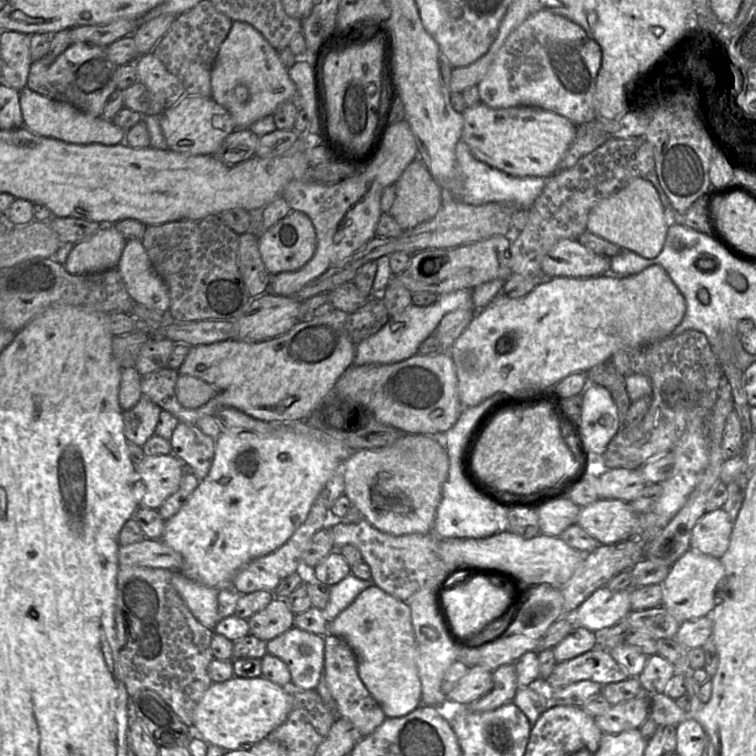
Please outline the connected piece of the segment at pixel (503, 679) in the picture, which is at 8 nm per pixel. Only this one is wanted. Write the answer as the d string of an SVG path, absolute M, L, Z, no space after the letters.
M505 664L492 672L491 690L481 698L468 703L466 708L472 712L488 712L512 702L519 686L514 664Z

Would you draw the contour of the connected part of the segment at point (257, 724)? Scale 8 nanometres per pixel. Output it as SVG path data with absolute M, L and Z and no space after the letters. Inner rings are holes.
M263 677L231 679L212 683L193 715L194 734L225 751L248 747L265 739L288 717L292 708L291 690Z

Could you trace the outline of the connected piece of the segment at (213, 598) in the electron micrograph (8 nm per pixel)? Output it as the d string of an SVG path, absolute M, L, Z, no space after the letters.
M177 570L171 573L171 583L194 617L209 629L214 629L218 618L218 589L197 583Z

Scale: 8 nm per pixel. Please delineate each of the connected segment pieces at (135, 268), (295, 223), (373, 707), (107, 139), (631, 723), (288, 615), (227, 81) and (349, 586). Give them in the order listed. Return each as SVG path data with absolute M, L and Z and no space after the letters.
M140 240L126 241L115 269L137 304L168 316L170 296L167 285L153 267Z
M291 211L272 227L258 235L258 250L270 275L301 269L313 257L317 247L316 230L310 218L303 212Z
M326 634L324 648L324 676L327 687L335 702L335 714L352 722L362 737L369 736L386 719L386 716L366 688L358 674L358 664L351 646L342 638Z
M28 86L19 91L23 126L33 133L73 144L99 143L116 145L124 142L126 130L103 118L90 116L70 103L41 95Z
M645 694L612 705L601 716L594 717L596 725L605 734L618 734L639 727L648 719L650 713L650 695Z
M275 597L264 609L247 620L249 632L268 642L294 627L295 615L286 599Z
M233 21L222 42L211 71L211 97L233 117L236 128L249 128L259 119L272 115L277 106L290 101L296 86L279 53L252 25Z
M349 574L337 584L330 587L327 606L322 610L330 623L340 612L347 608L365 589L374 585L372 580L361 580Z

